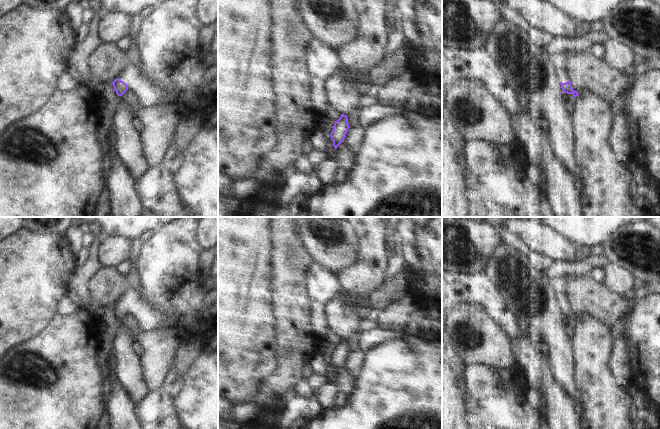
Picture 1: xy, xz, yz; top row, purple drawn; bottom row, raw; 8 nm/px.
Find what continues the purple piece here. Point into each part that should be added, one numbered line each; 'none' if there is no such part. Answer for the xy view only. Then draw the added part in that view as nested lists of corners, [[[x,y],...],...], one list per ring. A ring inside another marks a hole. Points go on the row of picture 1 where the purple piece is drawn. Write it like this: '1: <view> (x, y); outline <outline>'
1: xy (149, 95); outline [[[132,63],[119,72],[118,78],[127,84],[128,89],[136,95],[142,107],[177,106],[175,94],[154,85]]]

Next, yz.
1: yz (562, 74); outline [[[557,67],[555,73],[560,83],[566,83],[570,80],[568,71],[565,67]]]

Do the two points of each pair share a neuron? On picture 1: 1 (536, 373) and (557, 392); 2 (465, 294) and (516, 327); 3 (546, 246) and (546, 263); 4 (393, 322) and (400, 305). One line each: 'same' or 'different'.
1: same
2: same
3: different
4: same

